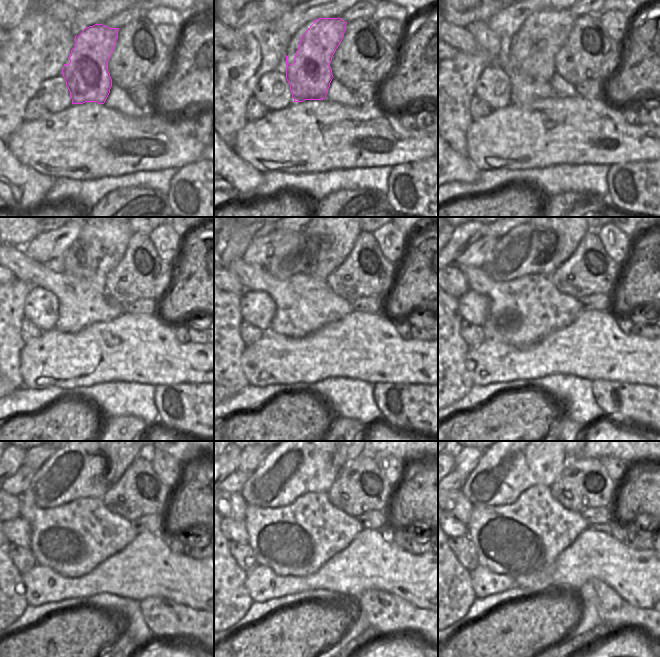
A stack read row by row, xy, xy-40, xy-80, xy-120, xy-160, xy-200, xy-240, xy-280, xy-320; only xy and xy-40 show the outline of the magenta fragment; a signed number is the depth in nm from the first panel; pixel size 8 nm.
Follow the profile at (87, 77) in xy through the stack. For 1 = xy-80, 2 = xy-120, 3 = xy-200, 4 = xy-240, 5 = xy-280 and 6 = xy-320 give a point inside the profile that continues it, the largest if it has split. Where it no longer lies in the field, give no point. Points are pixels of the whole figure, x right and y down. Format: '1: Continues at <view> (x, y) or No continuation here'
1: Continues at xy-80 (540, 47)
2: Continues at xy-120 (102, 256)
3: Continues at xy-200 (560, 238)
4: Continues at xy-240 (110, 461)
5: Continues at xy-280 (330, 461)
6: Continues at xy-320 (553, 461).

